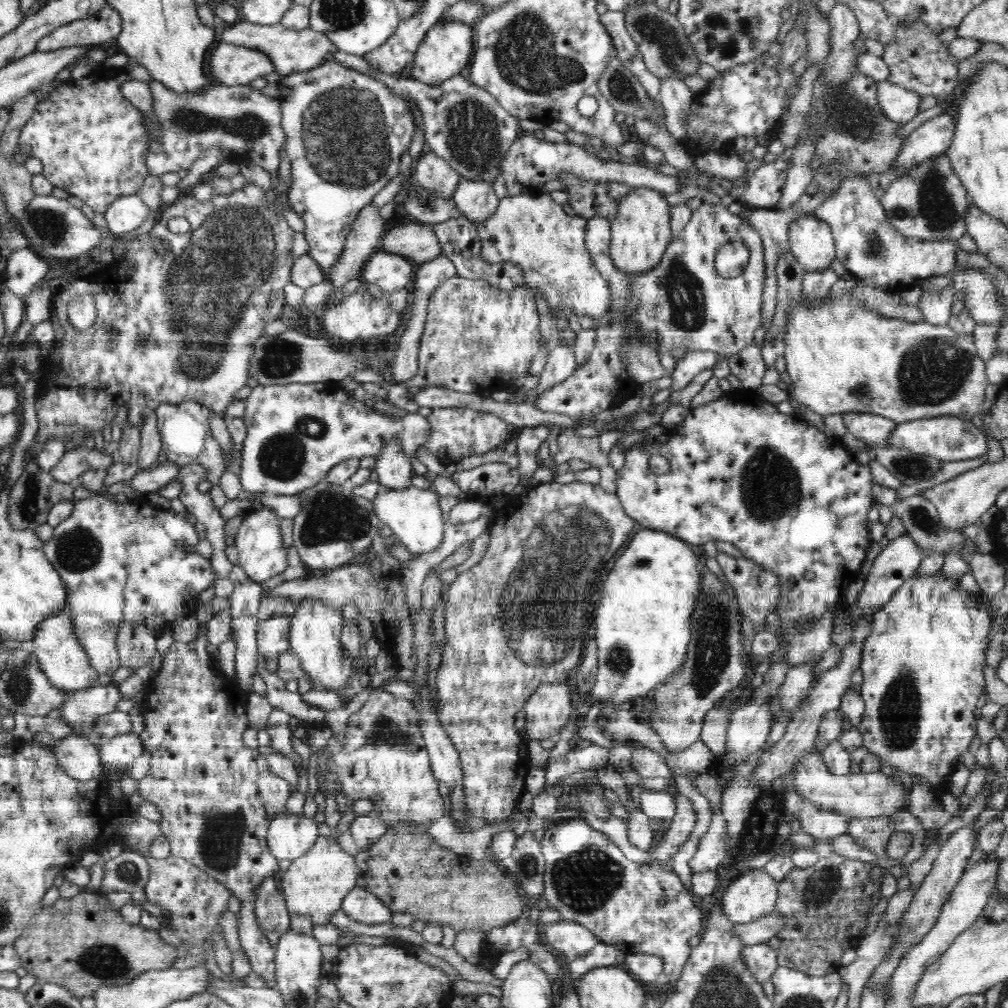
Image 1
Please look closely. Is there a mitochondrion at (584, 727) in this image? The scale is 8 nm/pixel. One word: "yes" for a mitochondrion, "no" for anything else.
no

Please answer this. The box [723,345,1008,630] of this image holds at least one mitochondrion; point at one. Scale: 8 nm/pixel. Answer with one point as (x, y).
(770, 487)

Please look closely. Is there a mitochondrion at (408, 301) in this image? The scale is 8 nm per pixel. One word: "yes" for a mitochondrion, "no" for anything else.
no

